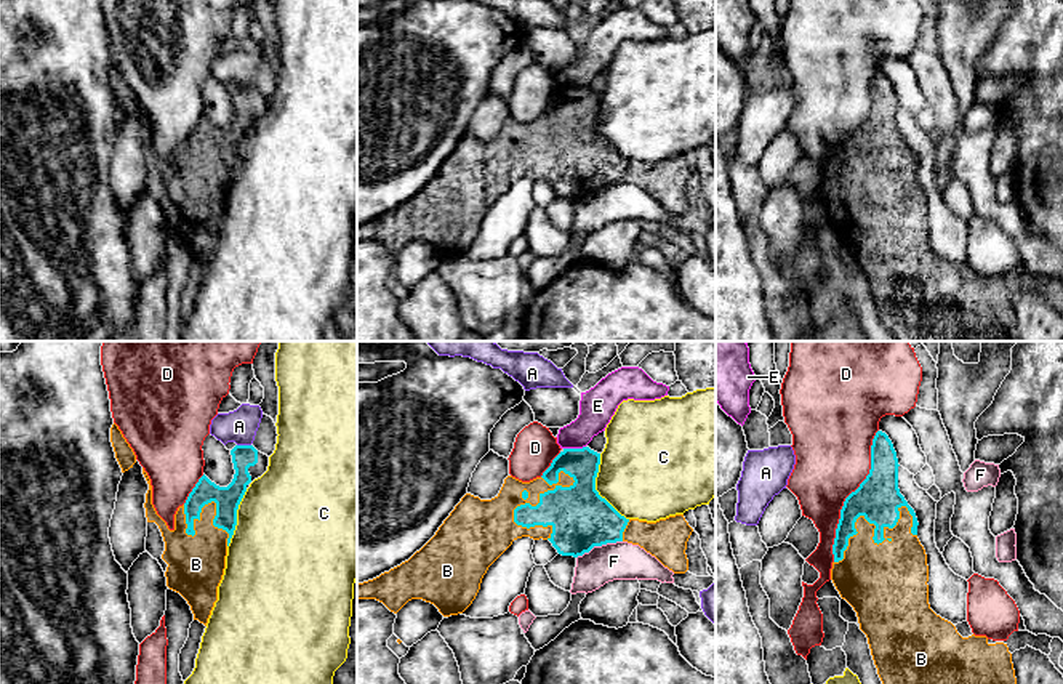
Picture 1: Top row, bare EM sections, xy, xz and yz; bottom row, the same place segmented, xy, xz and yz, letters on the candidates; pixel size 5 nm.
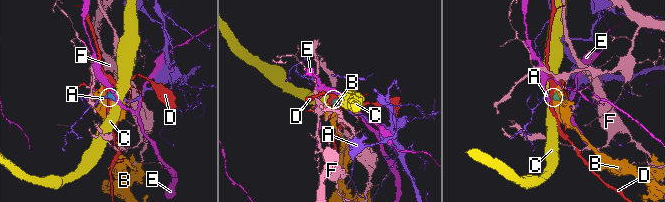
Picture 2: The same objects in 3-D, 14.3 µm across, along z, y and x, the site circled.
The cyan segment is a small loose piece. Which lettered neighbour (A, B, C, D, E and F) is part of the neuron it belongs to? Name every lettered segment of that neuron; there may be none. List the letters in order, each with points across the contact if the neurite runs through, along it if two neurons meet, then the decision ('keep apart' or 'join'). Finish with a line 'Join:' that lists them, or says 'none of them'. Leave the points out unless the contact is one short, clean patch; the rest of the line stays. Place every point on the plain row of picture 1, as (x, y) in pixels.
A: border xy (237, 85), (250, 87); keep apart
B: join
C: keep apart
D: keep apart
E: border xz (585, 87), (564, 90); keep apart
F: border xz (621, 181), (594, 186), (577, 199); keep apart
Join: B

